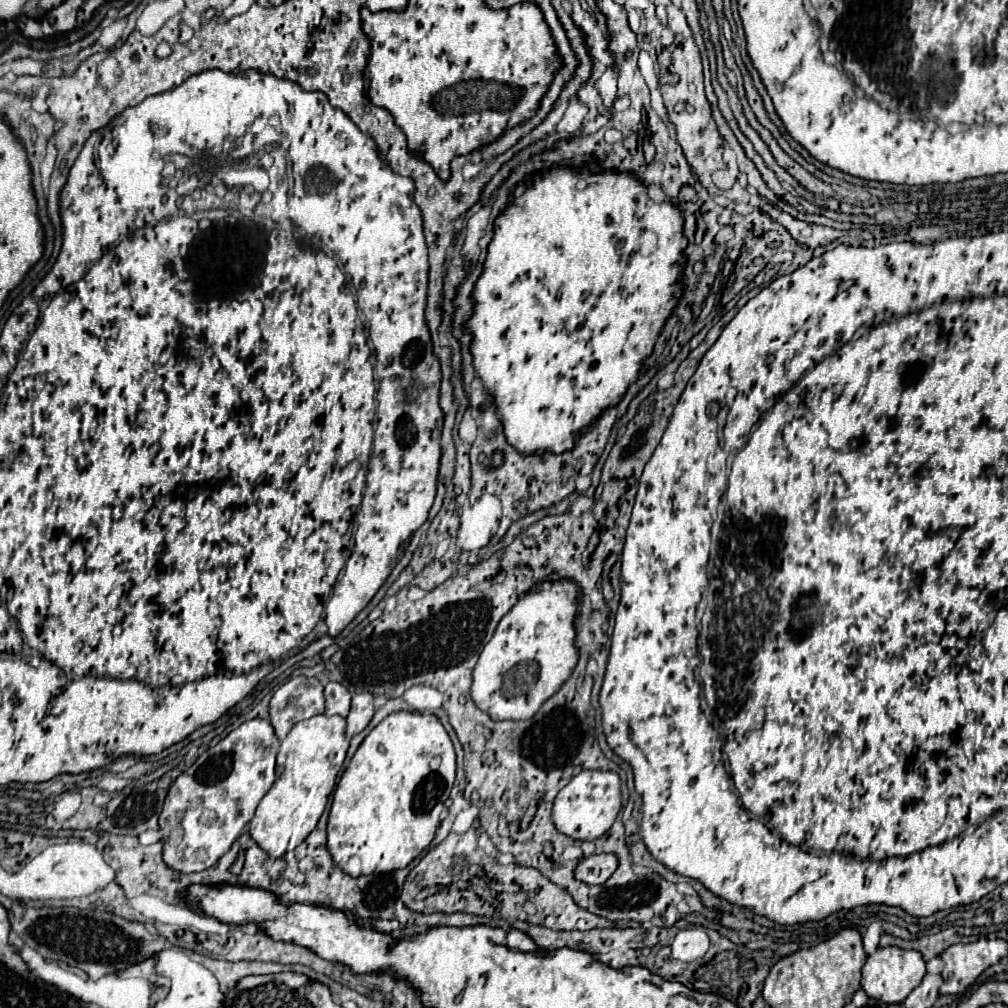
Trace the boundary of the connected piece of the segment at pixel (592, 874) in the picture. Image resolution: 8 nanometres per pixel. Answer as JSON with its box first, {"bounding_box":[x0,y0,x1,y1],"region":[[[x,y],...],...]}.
{"bounding_box":[574,854,618,884],"region":[[[592,854],[578,862],[574,878],[584,884],[604,884],[618,868],[618,858],[614,854]]]}

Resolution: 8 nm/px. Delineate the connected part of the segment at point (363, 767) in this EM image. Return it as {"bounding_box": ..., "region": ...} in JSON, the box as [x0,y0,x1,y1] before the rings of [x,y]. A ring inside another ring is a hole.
{"bounding_box":[326,712,456,878],"region":[[[394,712],[390,716],[386,716],[366,738],[364,742],[358,746],[356,754],[352,756],[350,764],[346,766],[344,774],[340,776],[340,782],[334,790],[334,796],[332,796],[332,806],[330,806],[330,816],[328,816],[328,840],[326,840],[326,848],[334,860],[334,864],[346,872],[348,876],[352,878],[358,878],[358,876],[368,876],[368,874],[384,874],[384,872],[392,872],[392,870],[400,870],[400,868],[406,868],[418,854],[422,854],[430,842],[434,840],[434,832],[440,824],[440,812],[444,810],[446,806],[446,800],[450,796],[450,790],[452,790],[452,784],[454,784],[454,776],[456,776],[456,754],[454,754],[454,746],[452,746],[452,740],[448,736],[448,732],[444,730],[444,726],[440,724],[440,720],[434,716],[434,714],[420,714],[420,712]],[[434,756],[440,756],[442,762],[438,766],[438,770],[432,770],[430,768],[430,760]]]}

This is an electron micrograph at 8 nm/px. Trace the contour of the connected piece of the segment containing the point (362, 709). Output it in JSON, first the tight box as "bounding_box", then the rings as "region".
{"bounding_box":[346,692,374,738],"region":[[[370,692],[354,694],[350,714],[346,716],[346,736],[352,738],[360,734],[372,720],[372,716],[374,716],[374,696],[370,696]]]}

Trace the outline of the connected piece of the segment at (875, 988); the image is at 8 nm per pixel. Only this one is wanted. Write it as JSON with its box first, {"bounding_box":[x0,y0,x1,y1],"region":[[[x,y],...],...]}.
{"bounding_box":[862,946,926,1004],"region":[[[896,946],[878,948],[872,956],[868,956],[868,960],[862,968],[862,990],[870,998],[882,1000],[884,1004],[900,1004],[922,982],[924,974],[926,974],[926,962],[920,952],[902,950]]]}

